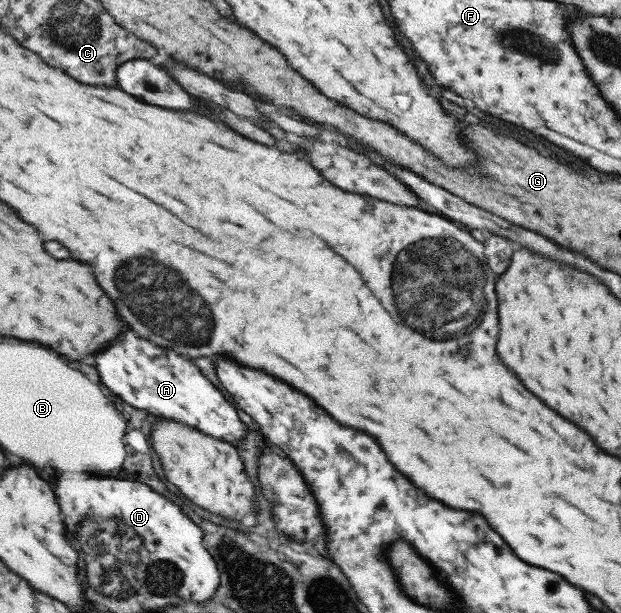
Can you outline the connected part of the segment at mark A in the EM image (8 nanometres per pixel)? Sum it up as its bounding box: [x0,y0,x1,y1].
[95,330,249,444]

